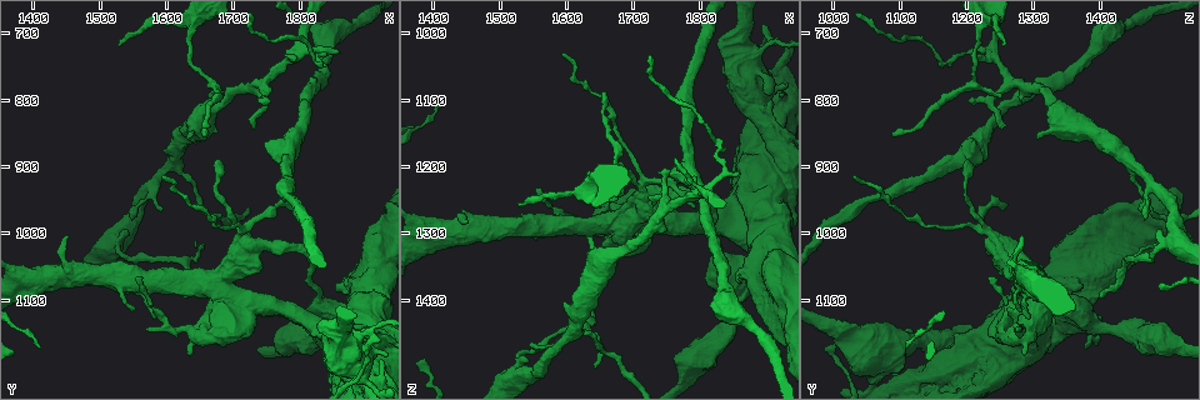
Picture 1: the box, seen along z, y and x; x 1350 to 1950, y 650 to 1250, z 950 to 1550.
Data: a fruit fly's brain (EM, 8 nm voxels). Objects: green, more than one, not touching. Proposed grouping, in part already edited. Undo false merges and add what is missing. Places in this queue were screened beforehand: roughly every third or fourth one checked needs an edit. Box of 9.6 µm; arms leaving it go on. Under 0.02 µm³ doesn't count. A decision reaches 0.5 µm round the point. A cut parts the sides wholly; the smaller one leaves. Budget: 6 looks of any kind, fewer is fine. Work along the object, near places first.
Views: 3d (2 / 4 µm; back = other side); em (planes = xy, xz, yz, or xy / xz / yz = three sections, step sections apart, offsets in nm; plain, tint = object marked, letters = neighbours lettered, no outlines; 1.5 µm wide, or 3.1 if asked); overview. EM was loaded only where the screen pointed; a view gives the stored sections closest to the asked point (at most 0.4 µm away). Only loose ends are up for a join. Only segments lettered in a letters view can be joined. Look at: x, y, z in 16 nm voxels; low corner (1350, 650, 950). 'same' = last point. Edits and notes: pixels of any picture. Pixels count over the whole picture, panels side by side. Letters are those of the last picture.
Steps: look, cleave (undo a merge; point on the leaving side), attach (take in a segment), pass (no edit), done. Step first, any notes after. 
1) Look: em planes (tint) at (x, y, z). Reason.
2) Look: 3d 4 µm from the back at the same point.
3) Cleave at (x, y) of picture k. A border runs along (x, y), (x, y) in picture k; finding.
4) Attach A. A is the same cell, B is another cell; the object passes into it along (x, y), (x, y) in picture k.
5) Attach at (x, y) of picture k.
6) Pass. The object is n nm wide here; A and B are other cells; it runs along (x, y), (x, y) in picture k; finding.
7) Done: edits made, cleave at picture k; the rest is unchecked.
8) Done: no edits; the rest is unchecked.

Look: em xz step 4 (letters) at (1905, 1145, 1015). Sharp bend.

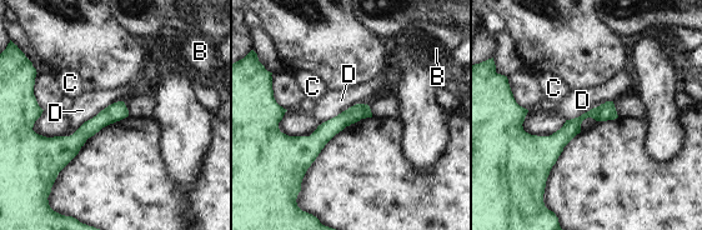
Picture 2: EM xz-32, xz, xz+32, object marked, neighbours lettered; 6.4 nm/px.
Cleave at (354, 114) of picture 2. The object is 110 nm wide here; B, C and D are other cells; a second neuron is stuck on.

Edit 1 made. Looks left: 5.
Look: overview.

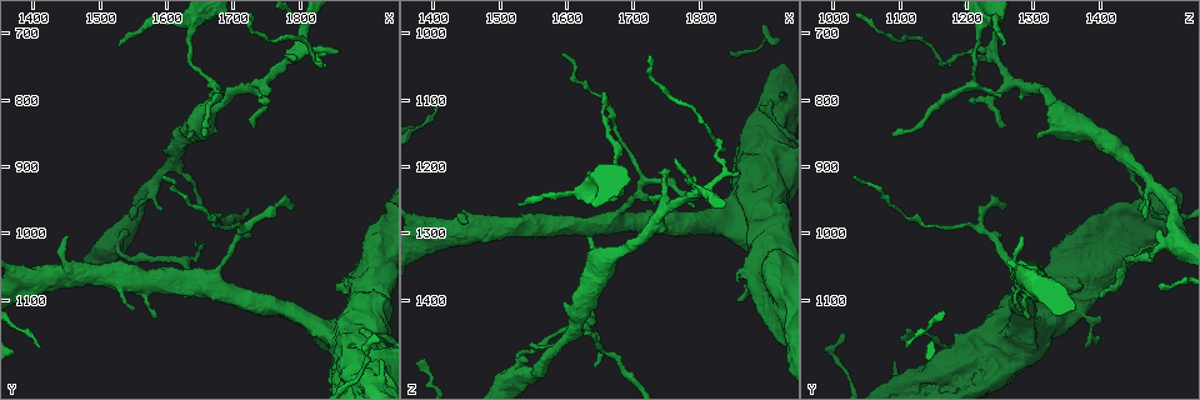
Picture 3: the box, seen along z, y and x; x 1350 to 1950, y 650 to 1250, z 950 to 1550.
Look: em planes (letters) at (1660, 855, 1085). Tapers out.

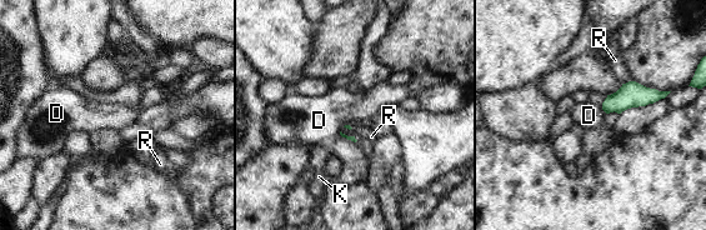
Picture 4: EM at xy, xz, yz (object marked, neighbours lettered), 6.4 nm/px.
Pass. The longest contact is with R, 70 nm; D, K and R are other cells; a border runs along (601, 106), (606, 114) in picture 4; no lettered segment goes on from it.

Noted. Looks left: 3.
Done: edits made, cleave at picture 2; the rest is unchecked.

